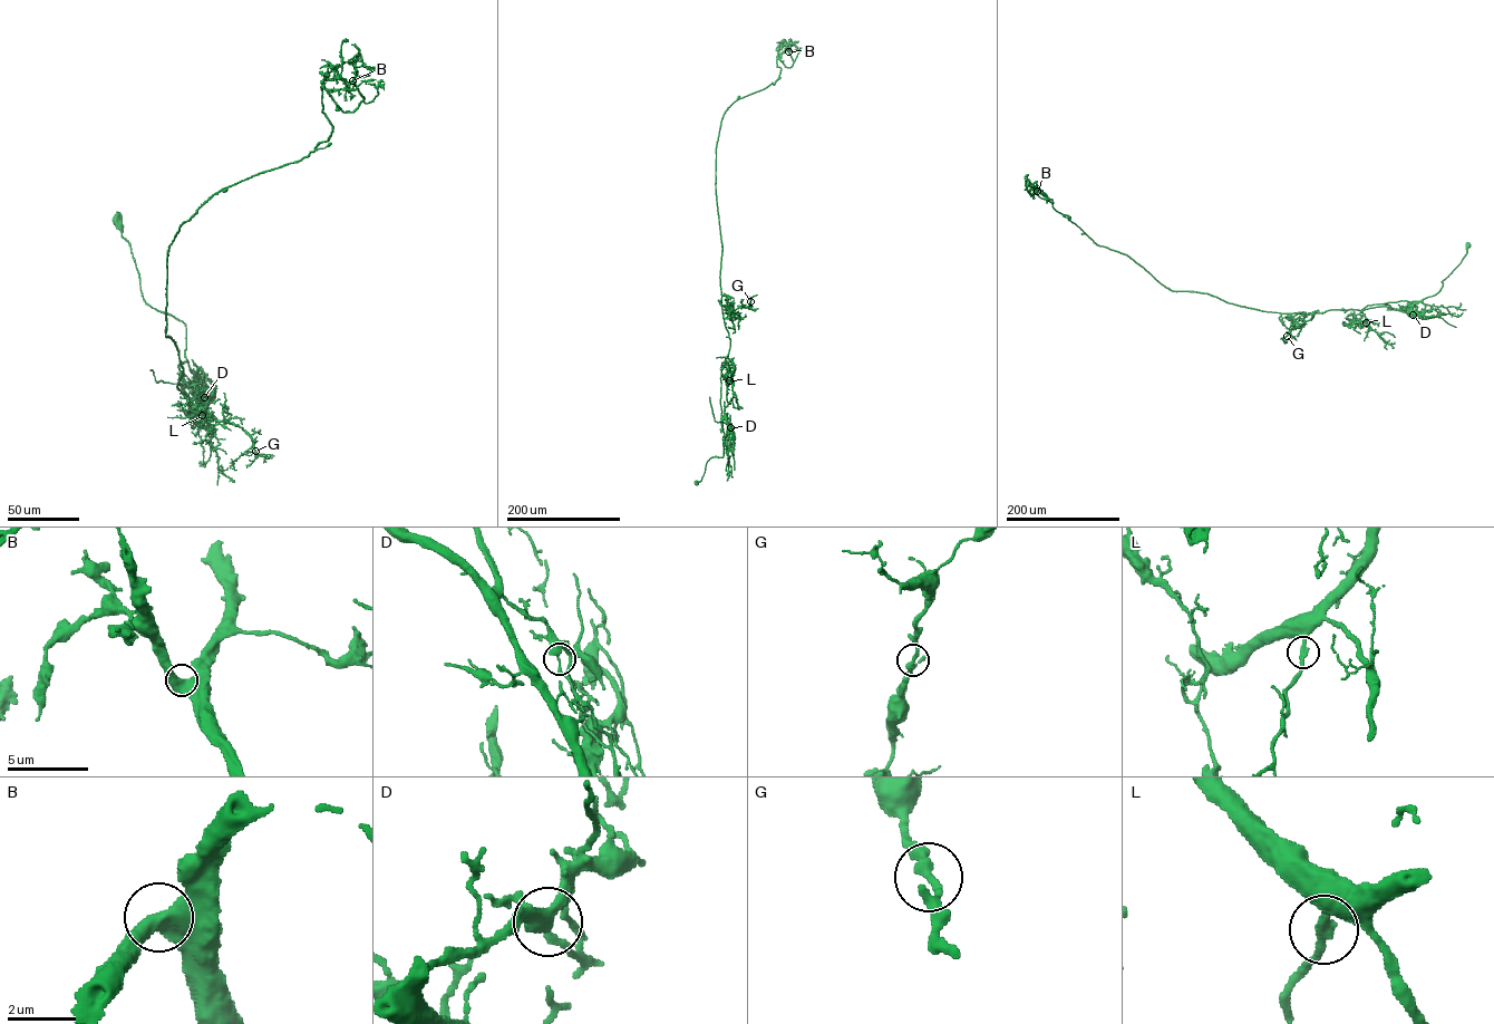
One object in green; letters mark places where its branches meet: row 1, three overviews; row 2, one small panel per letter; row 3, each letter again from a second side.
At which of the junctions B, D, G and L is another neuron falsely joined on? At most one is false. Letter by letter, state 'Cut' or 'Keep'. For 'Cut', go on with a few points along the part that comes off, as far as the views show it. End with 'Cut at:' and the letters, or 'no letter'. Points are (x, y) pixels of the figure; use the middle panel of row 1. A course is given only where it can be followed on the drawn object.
B: Keep
D: Cut. Course of the part to remove: (730, 427), (733, 436), (726, 471)
G: Keep
L: Keep
Cut at: D

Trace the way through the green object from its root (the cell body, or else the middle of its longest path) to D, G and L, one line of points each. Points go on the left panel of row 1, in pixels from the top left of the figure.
D: (117, 219), (144, 301), (185, 324), (190, 367), (202, 374), (215, 392), (212, 399), (204, 396)
G: (117, 219), (144, 301), (185, 324), (178, 382), (204, 387), (188, 405), (239, 425), (255, 451)
L: (117, 219), (122, 237), (131, 249), (144, 301), (185, 324), (187, 361), (180, 361), (178, 382), (203, 415)

